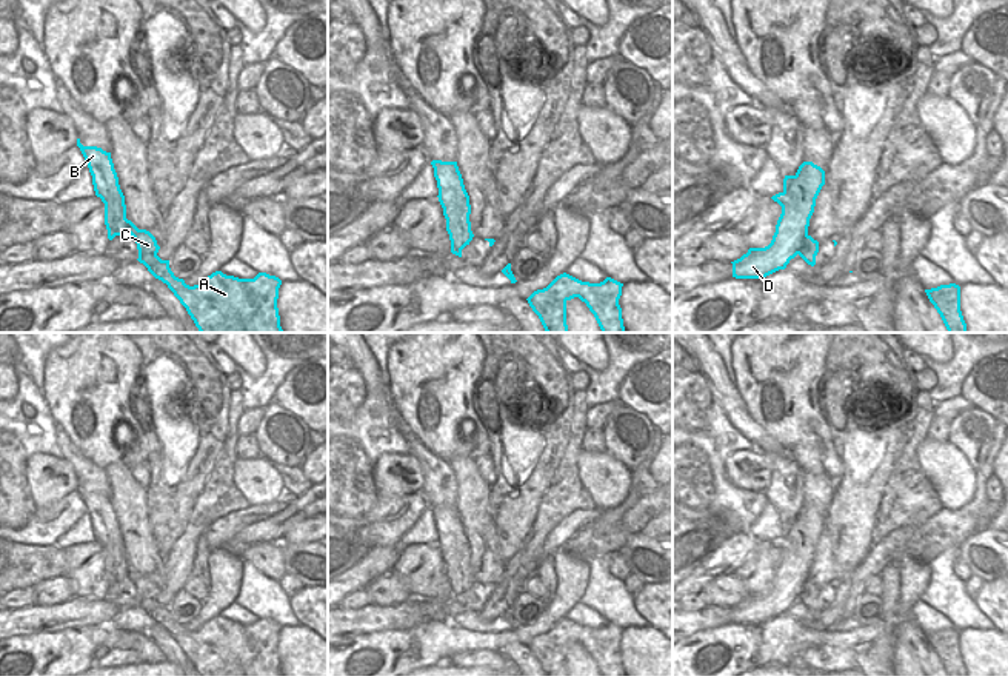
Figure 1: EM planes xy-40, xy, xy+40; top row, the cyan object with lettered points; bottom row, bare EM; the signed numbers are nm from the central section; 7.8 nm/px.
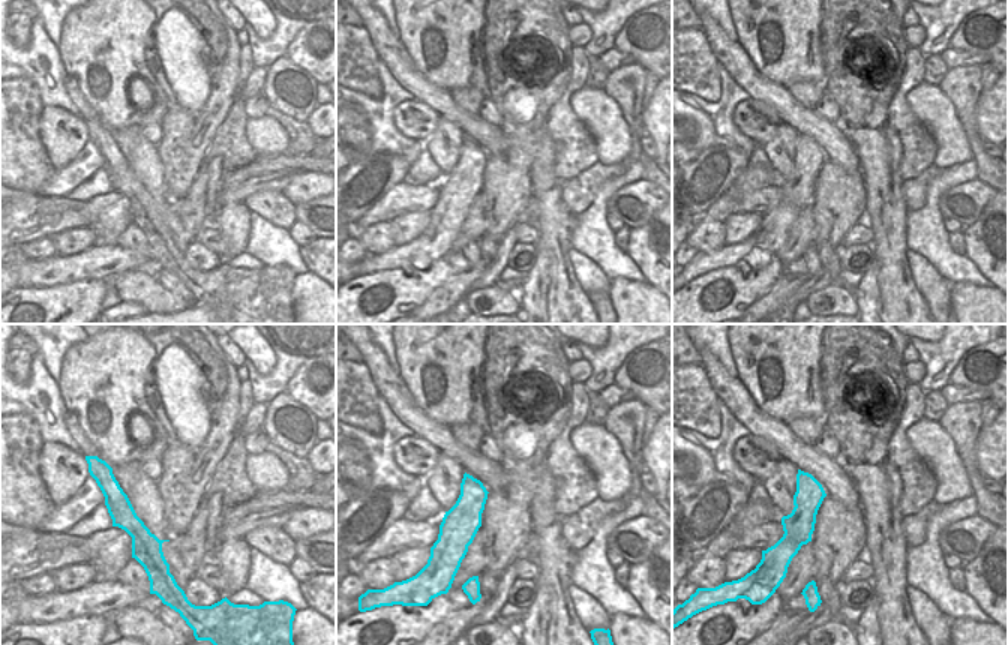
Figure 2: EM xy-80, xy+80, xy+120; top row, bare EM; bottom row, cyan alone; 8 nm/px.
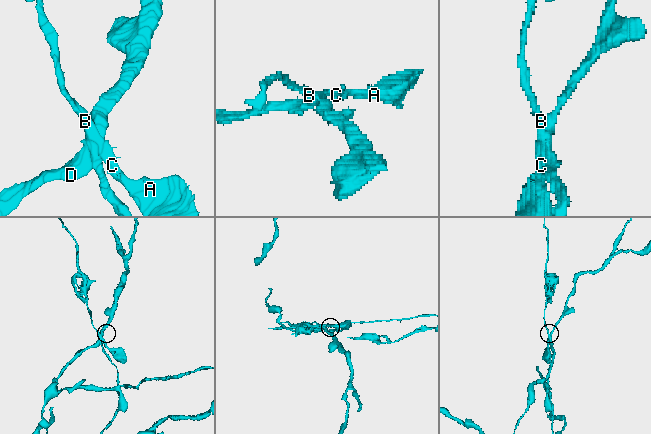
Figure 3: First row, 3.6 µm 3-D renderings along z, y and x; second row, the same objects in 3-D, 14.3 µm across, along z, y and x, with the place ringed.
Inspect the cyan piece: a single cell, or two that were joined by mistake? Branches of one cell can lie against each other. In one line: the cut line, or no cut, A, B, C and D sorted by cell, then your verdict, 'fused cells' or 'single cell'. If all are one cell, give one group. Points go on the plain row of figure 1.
cut in xy along (450, 547), (462, 556), (462, 590), (451, 596); A B C / D; fused cells

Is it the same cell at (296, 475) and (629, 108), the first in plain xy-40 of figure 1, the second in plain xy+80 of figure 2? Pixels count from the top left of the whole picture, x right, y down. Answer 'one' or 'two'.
two

